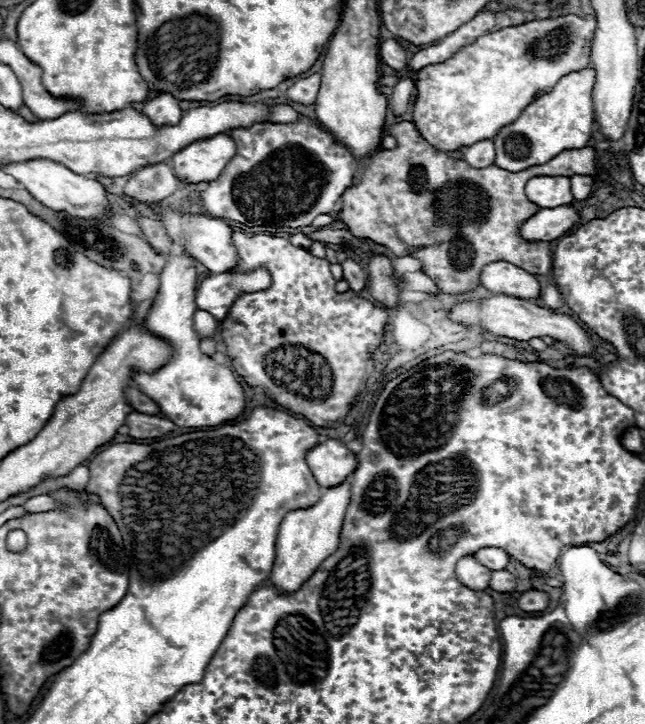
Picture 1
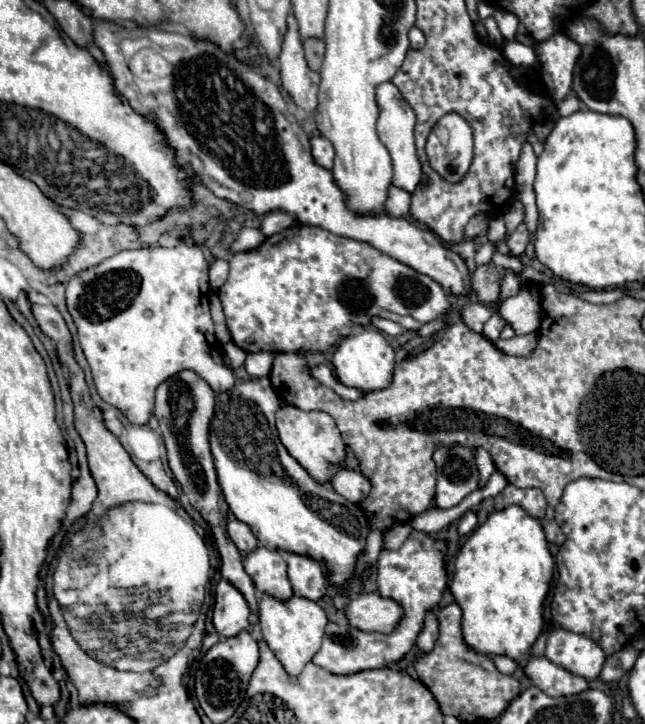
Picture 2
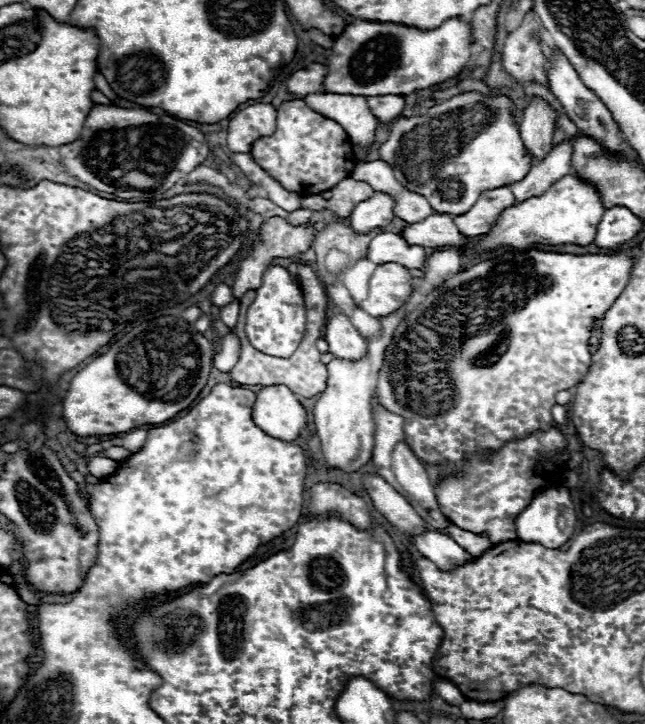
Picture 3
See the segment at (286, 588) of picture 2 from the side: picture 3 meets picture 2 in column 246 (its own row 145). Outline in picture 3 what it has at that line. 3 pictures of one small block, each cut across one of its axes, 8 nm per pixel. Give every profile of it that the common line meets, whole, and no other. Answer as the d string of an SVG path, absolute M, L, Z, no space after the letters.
M564 138L562 142L558 142L544 160L540 160L538 164L534 164L530 168L530 172L514 182L510 188L512 188L512 194L516 196L516 200L528 200L532 196L540 196L544 194L556 180L564 178L572 164L572 152L574 152L574 146L572 146L572 140L570 138Z

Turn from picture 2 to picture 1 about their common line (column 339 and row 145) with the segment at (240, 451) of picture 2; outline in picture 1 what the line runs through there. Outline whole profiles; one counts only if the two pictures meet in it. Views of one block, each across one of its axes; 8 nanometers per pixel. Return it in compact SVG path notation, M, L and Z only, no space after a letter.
M584 68L580 72L562 76L550 94L544 94L538 100L534 100L528 108L524 108L516 122L504 126L492 138L496 148L494 164L510 172L520 172L530 166L546 164L552 156L556 156L556 152L568 148L584 148L590 140L594 124L594 84L596 72L592 68Z

